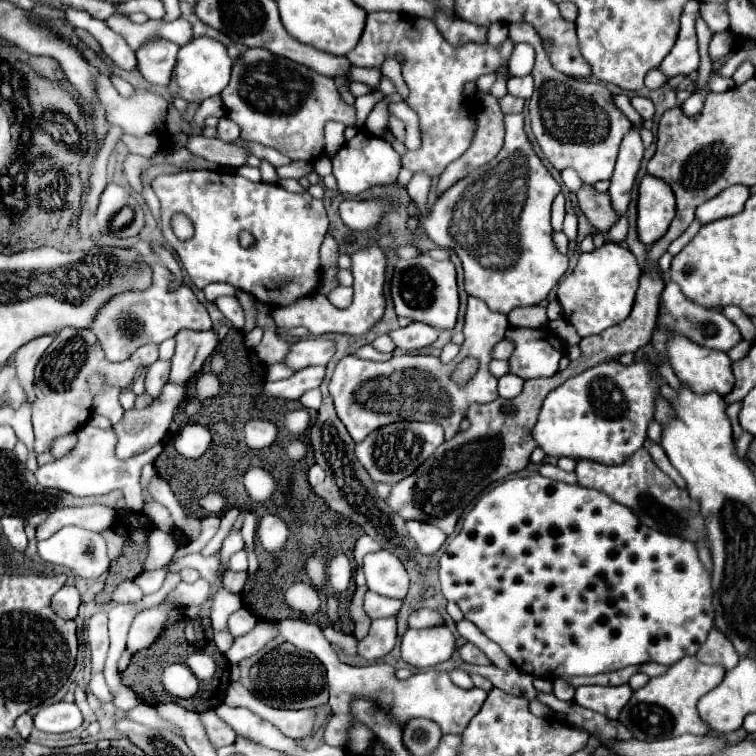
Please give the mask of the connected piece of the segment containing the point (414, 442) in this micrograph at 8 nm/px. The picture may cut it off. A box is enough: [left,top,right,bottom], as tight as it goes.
[354,422,444,484]

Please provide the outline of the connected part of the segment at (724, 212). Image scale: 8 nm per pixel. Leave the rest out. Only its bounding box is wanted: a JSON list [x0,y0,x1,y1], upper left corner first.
[696,184,750,224]

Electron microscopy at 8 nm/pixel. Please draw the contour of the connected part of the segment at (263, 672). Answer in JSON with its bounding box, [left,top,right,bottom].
[250,644,328,710]

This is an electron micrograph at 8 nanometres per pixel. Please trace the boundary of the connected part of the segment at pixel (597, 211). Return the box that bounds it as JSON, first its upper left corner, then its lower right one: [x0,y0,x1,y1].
[576,184,618,230]

